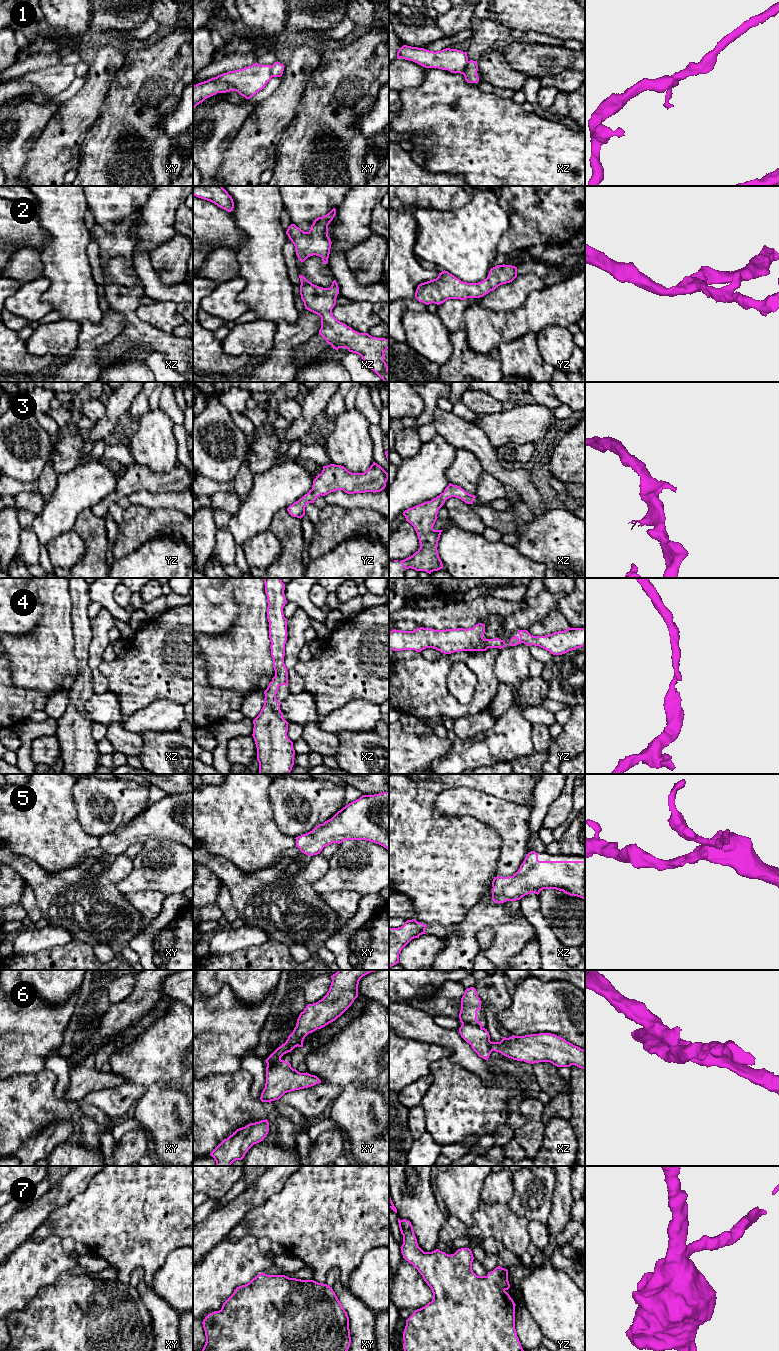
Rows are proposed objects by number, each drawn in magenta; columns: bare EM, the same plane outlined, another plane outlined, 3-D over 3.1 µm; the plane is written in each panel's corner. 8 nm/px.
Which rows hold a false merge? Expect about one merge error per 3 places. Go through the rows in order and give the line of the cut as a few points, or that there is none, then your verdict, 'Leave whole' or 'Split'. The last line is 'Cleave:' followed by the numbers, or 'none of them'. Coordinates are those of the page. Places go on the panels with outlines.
1: Split along xz (468, 61), (462, 73). Split
2: No split. Leave whole
3: No split. Leave whole
4: No split. Leave whole
5: No split. Leave whole
6: Split along xz (462, 1023), (471, 1023), (481, 1027). Split
7: No split. Leave whole
Cleave: 1, 6

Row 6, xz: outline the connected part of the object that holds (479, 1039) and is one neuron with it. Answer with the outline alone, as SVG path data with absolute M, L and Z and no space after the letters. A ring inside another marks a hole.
M463 1023L459 1028L459 1033L471 1045L479 1057L488 1061L492 1050L490 1048L490 1035L487 1029Z

